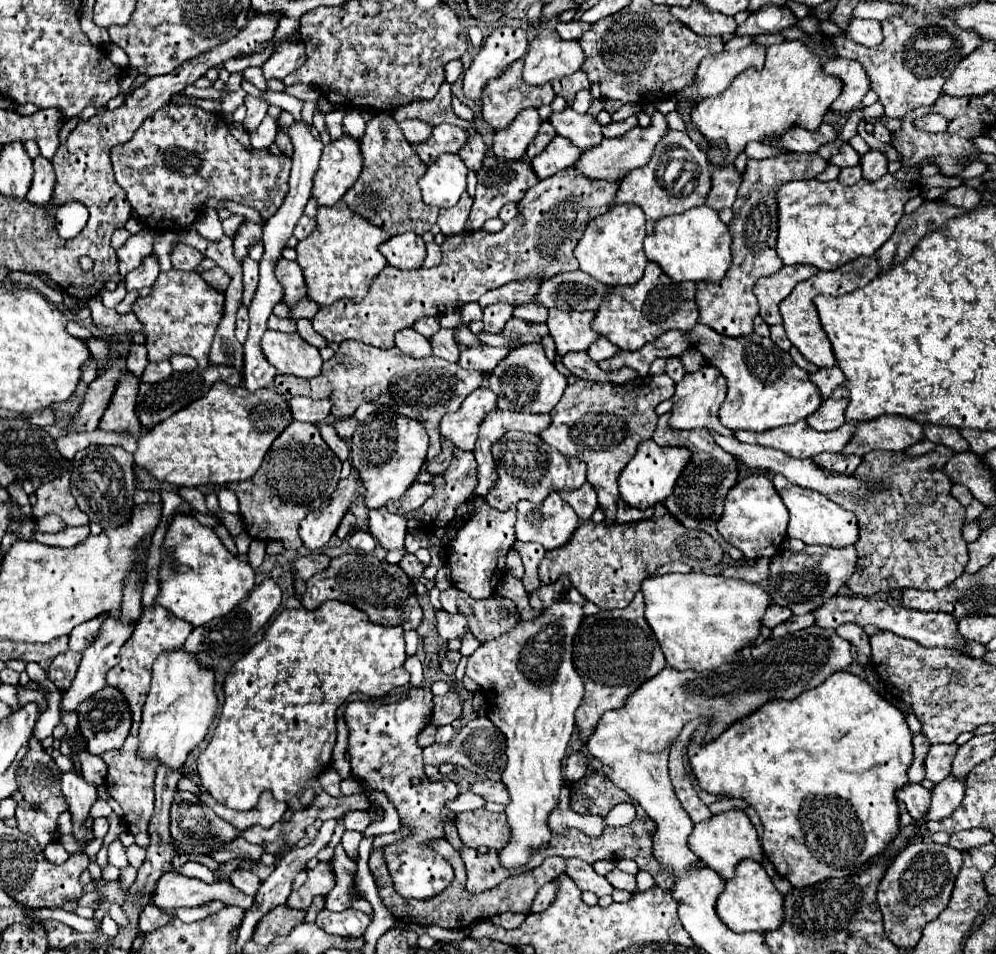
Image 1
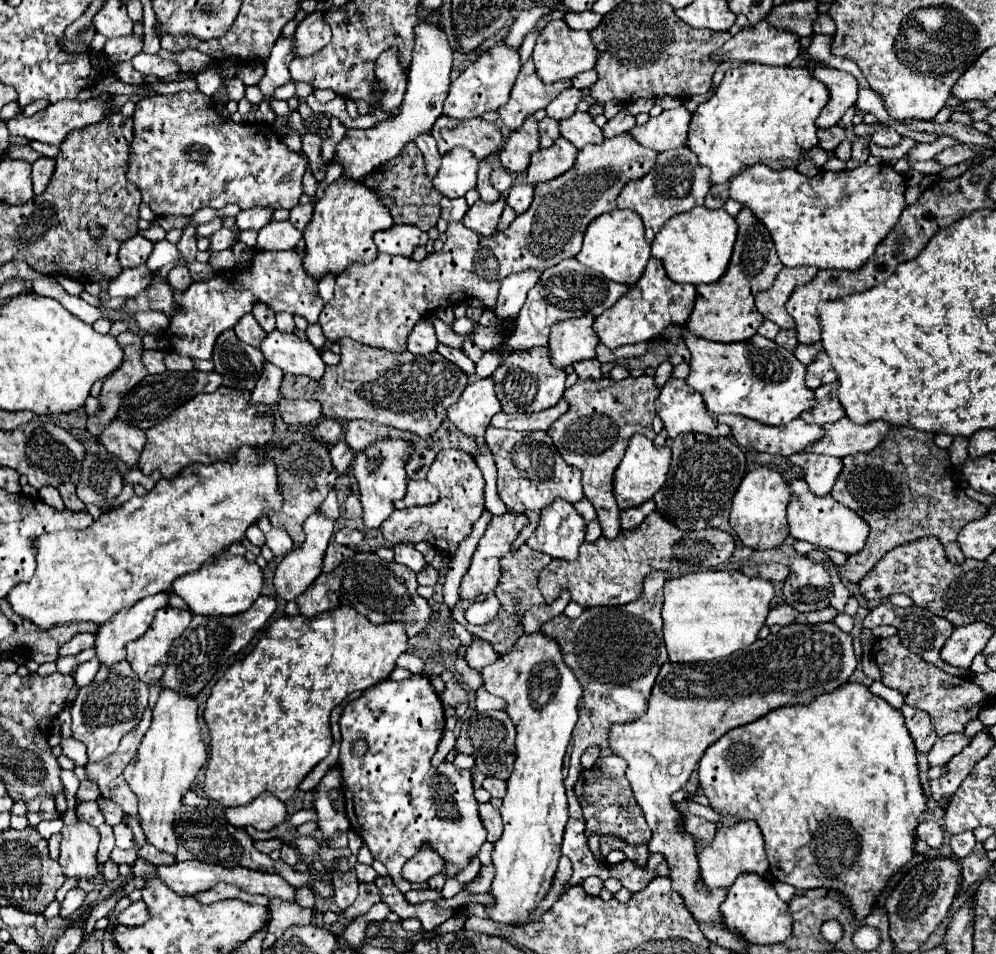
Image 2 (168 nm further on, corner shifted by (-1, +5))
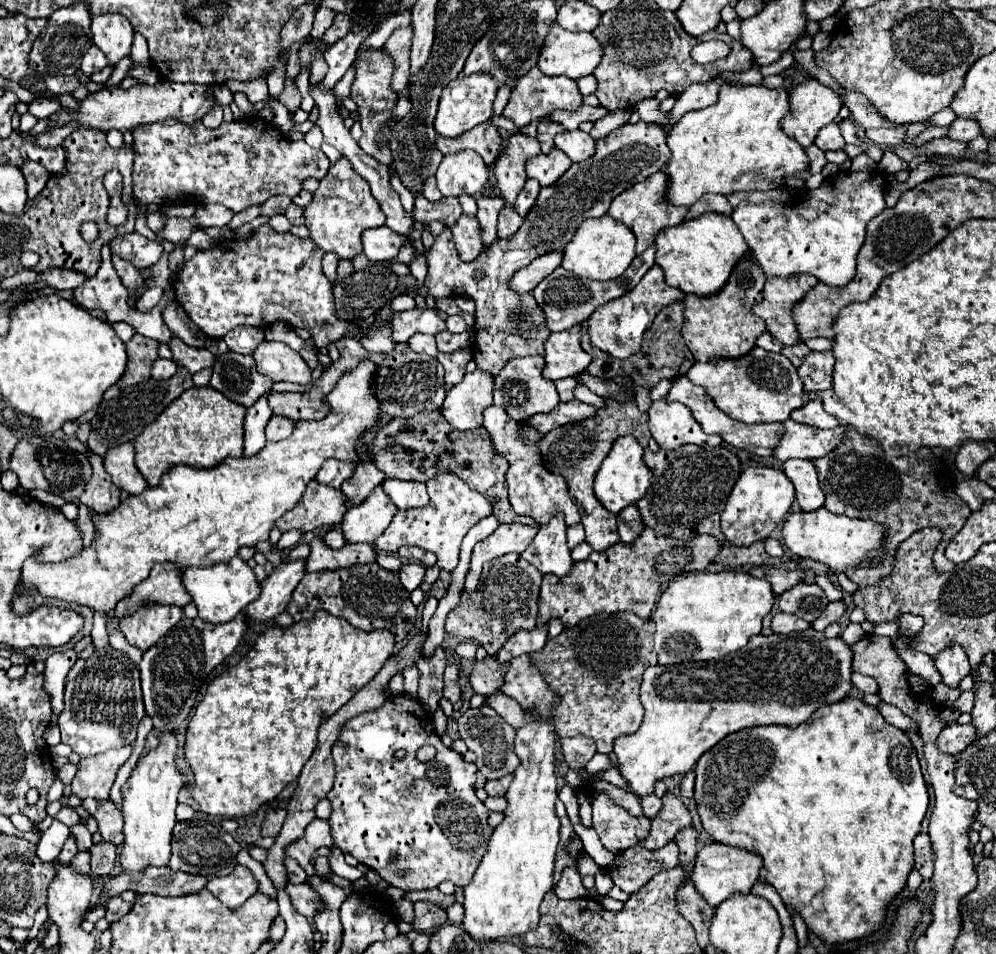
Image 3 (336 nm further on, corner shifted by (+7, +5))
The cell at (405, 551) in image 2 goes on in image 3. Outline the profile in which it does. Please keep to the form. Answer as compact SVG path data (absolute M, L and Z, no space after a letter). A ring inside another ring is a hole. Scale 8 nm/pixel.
M404 564L400 570L400 580L408 592L416 590L424 580L424 568L420 564Z

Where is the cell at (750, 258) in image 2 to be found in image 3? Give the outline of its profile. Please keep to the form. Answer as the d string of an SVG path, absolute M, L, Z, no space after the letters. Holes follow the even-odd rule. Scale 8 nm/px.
M748 258L734 268L728 284L718 294L710 298L688 294L684 298L686 310L682 336L696 362L710 362L716 358L740 358L756 346L758 336L766 332L766 324L756 314L752 314L752 306L762 300L764 282L766 276L760 264L754 258Z

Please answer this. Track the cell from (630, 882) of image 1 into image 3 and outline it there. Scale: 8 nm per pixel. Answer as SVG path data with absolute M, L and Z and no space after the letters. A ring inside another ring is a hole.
M674 840L654 852L642 846L632 846L614 856L608 874L618 888L632 894L638 892L660 870L678 866L678 854L680 850Z

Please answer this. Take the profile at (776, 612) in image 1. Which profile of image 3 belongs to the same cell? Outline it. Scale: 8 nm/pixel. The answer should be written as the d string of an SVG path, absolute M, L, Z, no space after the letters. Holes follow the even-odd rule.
M778 612L774 618L772 618L772 630L776 634L794 634L794 632L804 632L812 628L808 622L800 620L798 616L792 616L792 614L784 614L784 612Z

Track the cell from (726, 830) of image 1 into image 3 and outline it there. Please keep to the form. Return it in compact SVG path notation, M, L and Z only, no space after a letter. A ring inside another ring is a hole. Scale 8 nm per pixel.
M708 844L704 846L698 854L696 854L696 866L694 866L694 874L692 874L692 884L698 890L700 896L704 896L704 900L716 908L720 906L720 902L728 900L728 896L734 894L750 894L752 886L756 884L758 876L760 876L760 868L762 868L762 860L760 856L746 852L746 850L736 850L724 844Z

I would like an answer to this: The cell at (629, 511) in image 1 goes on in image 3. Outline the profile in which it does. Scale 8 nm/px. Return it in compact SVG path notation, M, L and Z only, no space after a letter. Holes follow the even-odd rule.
M632 506L632 508L624 508L624 512L618 514L618 532L620 532L620 542L624 544L632 544L640 532L644 530L640 512Z

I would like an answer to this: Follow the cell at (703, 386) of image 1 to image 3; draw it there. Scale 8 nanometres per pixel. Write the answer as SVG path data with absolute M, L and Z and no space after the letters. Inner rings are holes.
M658 400L650 408L650 432L662 450L676 450L684 444L698 446L718 446L720 436L706 434L700 424L696 424L692 412L680 402Z

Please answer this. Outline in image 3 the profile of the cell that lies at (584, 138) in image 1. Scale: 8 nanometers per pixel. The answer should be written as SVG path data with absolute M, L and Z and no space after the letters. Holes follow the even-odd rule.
M582 130L558 134L556 136L556 148L560 148L572 162L588 160L596 152L594 140L590 138L590 134L582 132Z

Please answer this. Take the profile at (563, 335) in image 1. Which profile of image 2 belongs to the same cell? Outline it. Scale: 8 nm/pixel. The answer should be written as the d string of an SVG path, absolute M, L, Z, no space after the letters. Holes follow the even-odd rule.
M582 316L576 320L562 320L552 326L548 348L550 360L556 368L570 366L584 358L594 358L594 350L600 340L592 328L592 322L592 316Z

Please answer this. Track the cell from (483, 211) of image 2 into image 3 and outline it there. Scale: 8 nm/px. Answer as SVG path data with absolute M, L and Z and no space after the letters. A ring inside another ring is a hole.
M462 216L452 228L452 236L454 236L454 244L458 250L460 260L464 262L472 262L476 260L476 256L482 252L482 242L480 242L480 228L478 228L478 220L470 218L470 216Z

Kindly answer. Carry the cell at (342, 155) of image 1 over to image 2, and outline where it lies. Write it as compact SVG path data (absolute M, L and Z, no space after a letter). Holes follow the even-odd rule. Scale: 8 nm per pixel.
M420 22L416 26L416 46L412 52L412 64L408 70L408 88L406 88L404 102L400 106L400 114L392 116L384 122L378 122L376 126L366 128L366 130L348 128L344 140L336 146L332 162L342 166L342 174L346 178L362 180L368 172L372 172L380 164L398 156L400 150L408 142L412 142L418 134L428 132L434 126L434 122L442 114L442 104L448 94L452 58L454 58L454 52L448 44L446 34L432 24Z

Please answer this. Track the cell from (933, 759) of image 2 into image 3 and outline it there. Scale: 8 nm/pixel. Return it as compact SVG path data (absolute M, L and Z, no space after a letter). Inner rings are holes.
M952 724L944 728L938 736L938 748L946 754L960 754L976 738L976 728L972 724Z

